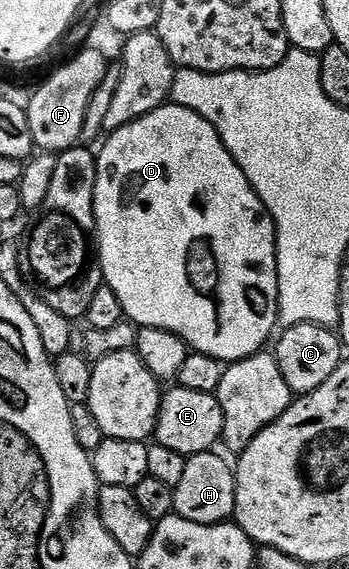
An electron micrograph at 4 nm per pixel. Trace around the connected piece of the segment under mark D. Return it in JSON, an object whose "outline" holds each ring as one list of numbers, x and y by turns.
{"outline":[[167,103,162,108,120,127,105,138,106,146,97,154,98,178,94,192,94,227,98,238,98,265,105,285,116,291,123,314,135,326,147,329,156,327,180,335,195,353,203,353,223,363,233,363,248,359,254,353,267,348,266,340,275,336,274,328,279,328,278,319,278,248,276,231,270,213,264,207,260,195,248,183,244,171,232,159,224,147,220,135,200,115,184,107]]}

